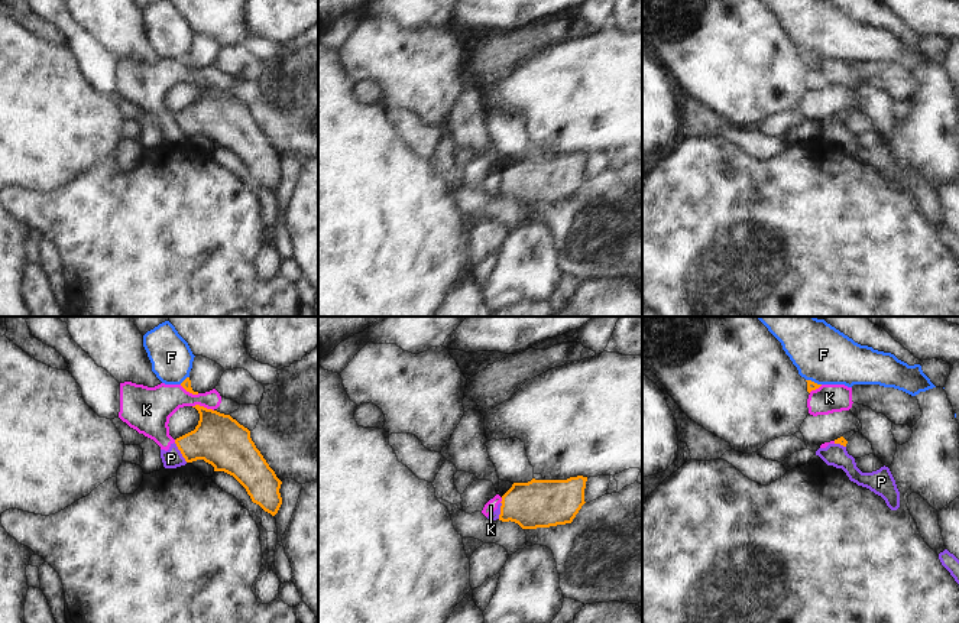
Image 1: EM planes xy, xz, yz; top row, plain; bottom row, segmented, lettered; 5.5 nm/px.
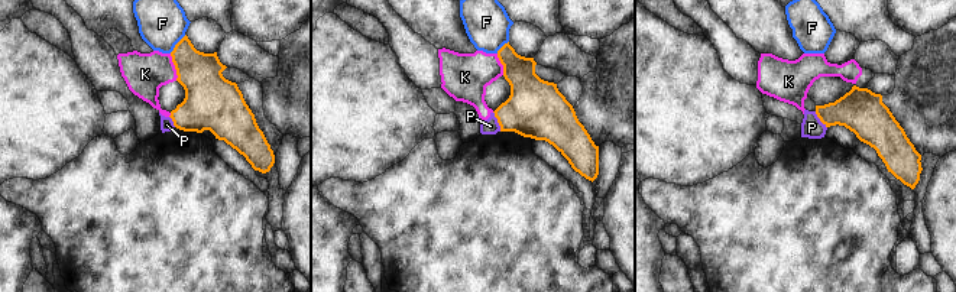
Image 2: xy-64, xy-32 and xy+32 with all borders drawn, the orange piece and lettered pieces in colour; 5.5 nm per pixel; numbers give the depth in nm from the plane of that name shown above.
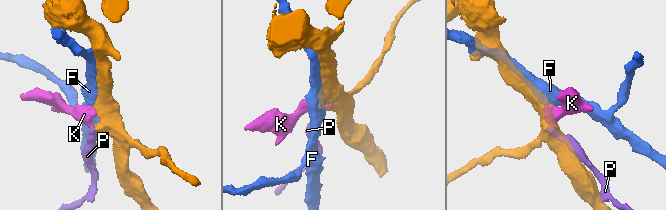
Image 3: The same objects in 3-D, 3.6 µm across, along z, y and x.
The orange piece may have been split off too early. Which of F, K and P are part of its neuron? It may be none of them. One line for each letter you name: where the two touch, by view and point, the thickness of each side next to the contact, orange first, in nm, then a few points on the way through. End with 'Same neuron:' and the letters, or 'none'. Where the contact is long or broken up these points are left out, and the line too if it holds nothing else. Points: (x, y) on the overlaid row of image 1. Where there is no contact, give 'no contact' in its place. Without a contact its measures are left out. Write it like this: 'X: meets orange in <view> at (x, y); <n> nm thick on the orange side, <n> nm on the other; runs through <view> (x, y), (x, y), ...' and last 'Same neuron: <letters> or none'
Same neuron: none

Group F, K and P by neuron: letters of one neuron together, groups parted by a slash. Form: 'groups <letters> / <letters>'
groups F / K P

